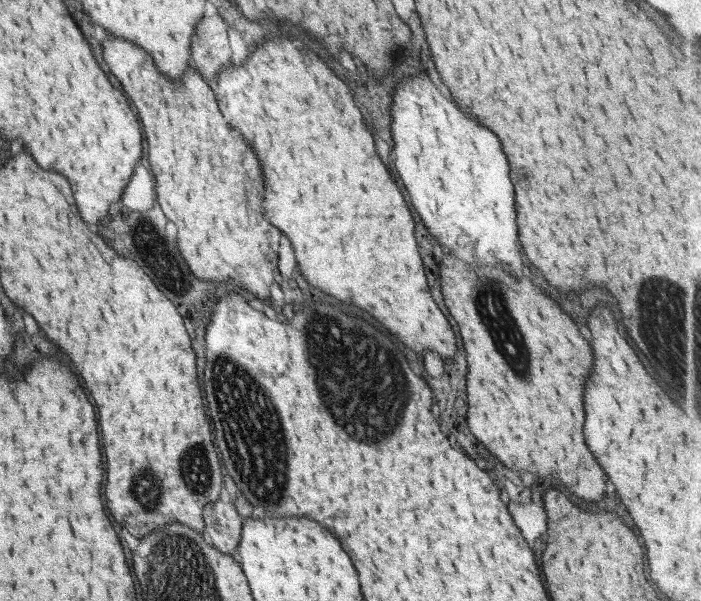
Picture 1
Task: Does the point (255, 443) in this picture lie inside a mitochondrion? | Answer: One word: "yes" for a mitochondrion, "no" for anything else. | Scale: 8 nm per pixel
yes

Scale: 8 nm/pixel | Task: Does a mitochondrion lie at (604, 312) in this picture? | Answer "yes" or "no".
no

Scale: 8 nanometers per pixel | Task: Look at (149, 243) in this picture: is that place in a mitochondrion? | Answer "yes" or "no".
yes

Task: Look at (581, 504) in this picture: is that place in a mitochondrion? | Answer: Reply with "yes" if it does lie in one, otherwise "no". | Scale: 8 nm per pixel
no

